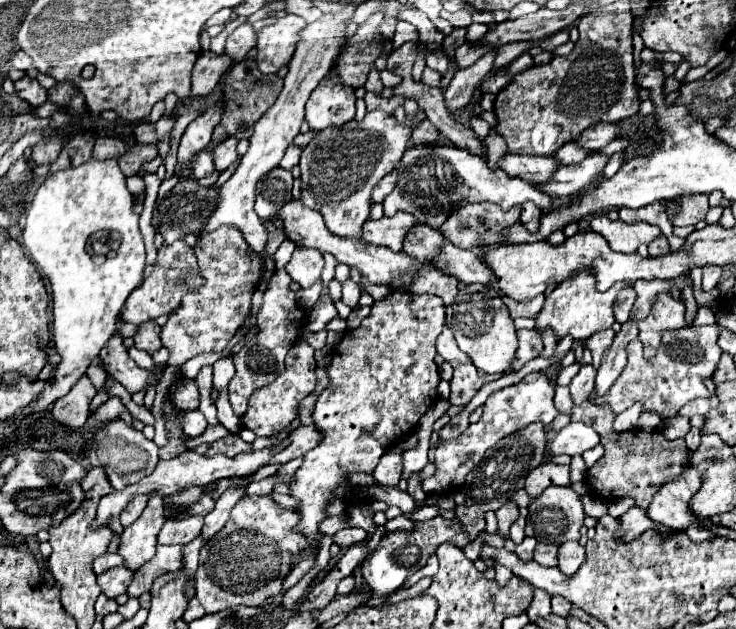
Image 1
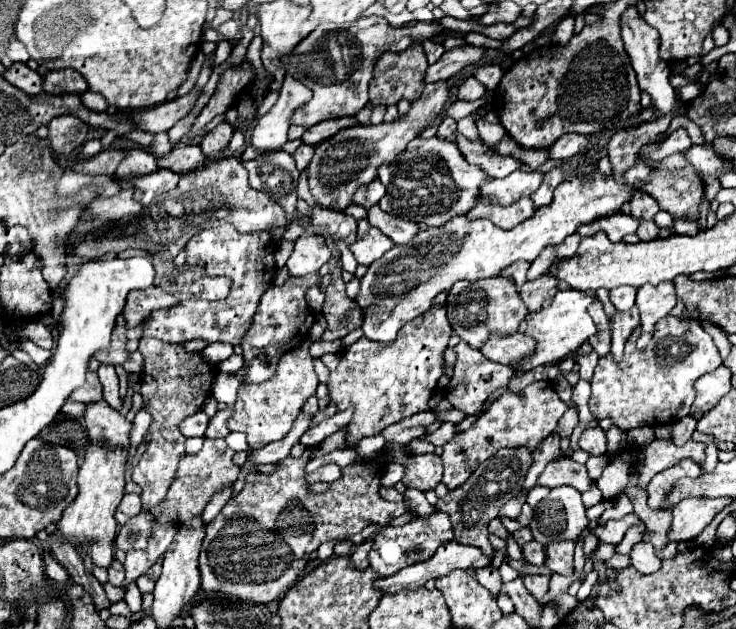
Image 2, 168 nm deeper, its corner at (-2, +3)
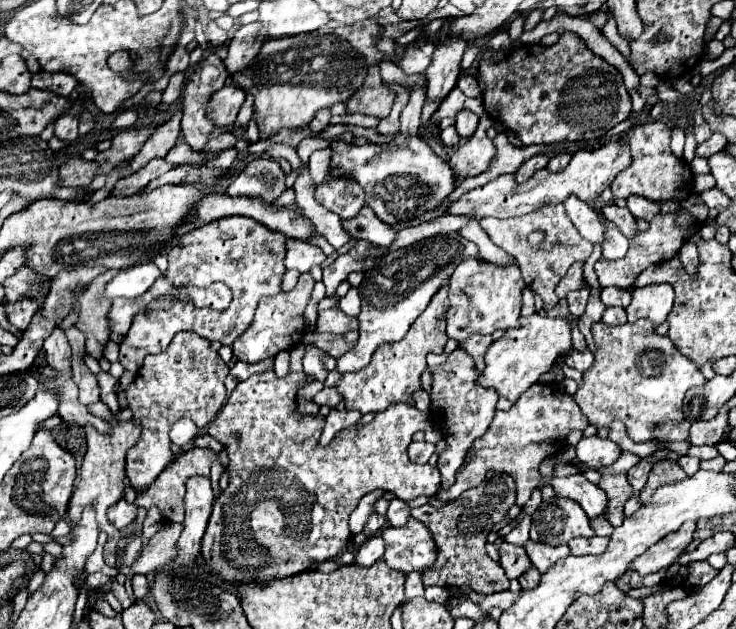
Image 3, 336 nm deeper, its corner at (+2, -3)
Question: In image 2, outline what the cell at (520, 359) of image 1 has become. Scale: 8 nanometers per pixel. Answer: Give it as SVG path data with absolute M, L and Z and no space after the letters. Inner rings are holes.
M517 331L515 335L507 335L507 337L491 335L491 339L479 351L493 363L515 365L521 359L525 359L533 347L535 347L535 341Z

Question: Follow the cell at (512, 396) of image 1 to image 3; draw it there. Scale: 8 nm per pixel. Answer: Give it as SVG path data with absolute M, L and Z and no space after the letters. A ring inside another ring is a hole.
M535 383L535 385L531 385L531 389L527 389L527 393L523 393L519 397L519 401L511 407L511 411L495 413L493 423L489 425L485 435L479 437L475 441L475 447L467 453L465 465L459 467L455 483L449 487L441 487L435 495L435 499L453 501L463 491L477 487L485 479L487 471L495 469L495 471L503 471L503 473L509 473L515 477L517 505L523 507L527 503L527 499L531 497L531 493L535 491L535 487L539 485L541 461L549 455L555 455L559 449L563 449L567 445L565 437L571 429L583 431L587 425L589 425L587 417L583 417L579 405L575 403L575 399L571 395L567 395L559 387Z

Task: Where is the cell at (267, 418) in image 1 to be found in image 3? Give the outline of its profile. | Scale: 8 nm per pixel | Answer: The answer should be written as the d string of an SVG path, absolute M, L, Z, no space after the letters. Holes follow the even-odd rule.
M275 371L251 375L247 381L241 381L237 385L219 415L209 423L207 433L223 443L229 453L227 470L231 478L229 487L213 503L213 513L201 541L201 559L205 563L203 567L215 581L265 585L267 581L277 581L279 577L283 579L297 575L313 565L335 557L343 549L343 545L351 539L349 515L365 493L373 489L385 489L393 491L396 498L413 501L421 495L433 497L439 489L439 469L431 465L411 463L411 459L407 457L407 445L411 443L413 433L423 431L431 425L431 417L427 413L421 413L413 405L395 403L377 413L371 423L339 431L327 447L319 447L317 439L323 431L325 417L299 417L299 413L295 413L295 393L299 391L301 377L307 375L303 371L291 371L285 377L277 377ZM259 469L277 469L275 493L271 493L271 483L263 483L261 479L257 483L257 477L250 479ZM247 531L253 533L255 543L259 543L261 547L247 547Z

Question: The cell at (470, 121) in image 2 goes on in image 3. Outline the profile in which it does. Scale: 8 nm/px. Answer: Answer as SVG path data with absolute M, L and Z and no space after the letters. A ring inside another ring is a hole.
M477 129L477 133L467 139L463 145L457 147L457 151L451 157L451 167L455 171L455 183L459 185L463 179L481 175L485 169L489 169L491 159L495 157L495 145L485 135L483 129Z

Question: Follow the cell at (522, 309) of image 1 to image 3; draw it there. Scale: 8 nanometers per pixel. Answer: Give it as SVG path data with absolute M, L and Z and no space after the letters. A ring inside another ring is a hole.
M575 263L569 271L567 271L567 275L561 279L561 283L555 287L557 291L557 295L559 297L565 297L569 291L573 291L573 289L579 289L579 287L583 287L583 263Z

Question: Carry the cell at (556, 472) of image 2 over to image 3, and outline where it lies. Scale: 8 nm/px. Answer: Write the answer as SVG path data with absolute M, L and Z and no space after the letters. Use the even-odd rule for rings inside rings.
M581 473L569 475L569 477L553 477L551 487L559 497L577 501L589 517L597 517L605 513L605 507L607 507L605 491L599 485L589 483Z

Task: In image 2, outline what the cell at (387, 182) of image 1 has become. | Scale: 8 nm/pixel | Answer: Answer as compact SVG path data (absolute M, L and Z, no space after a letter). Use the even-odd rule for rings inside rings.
M375 179L375 183L371 183L367 187L359 187L359 191L355 191L353 203L361 205L361 207L373 207L379 203L379 199L385 195L385 191L387 191L385 185L379 179Z

